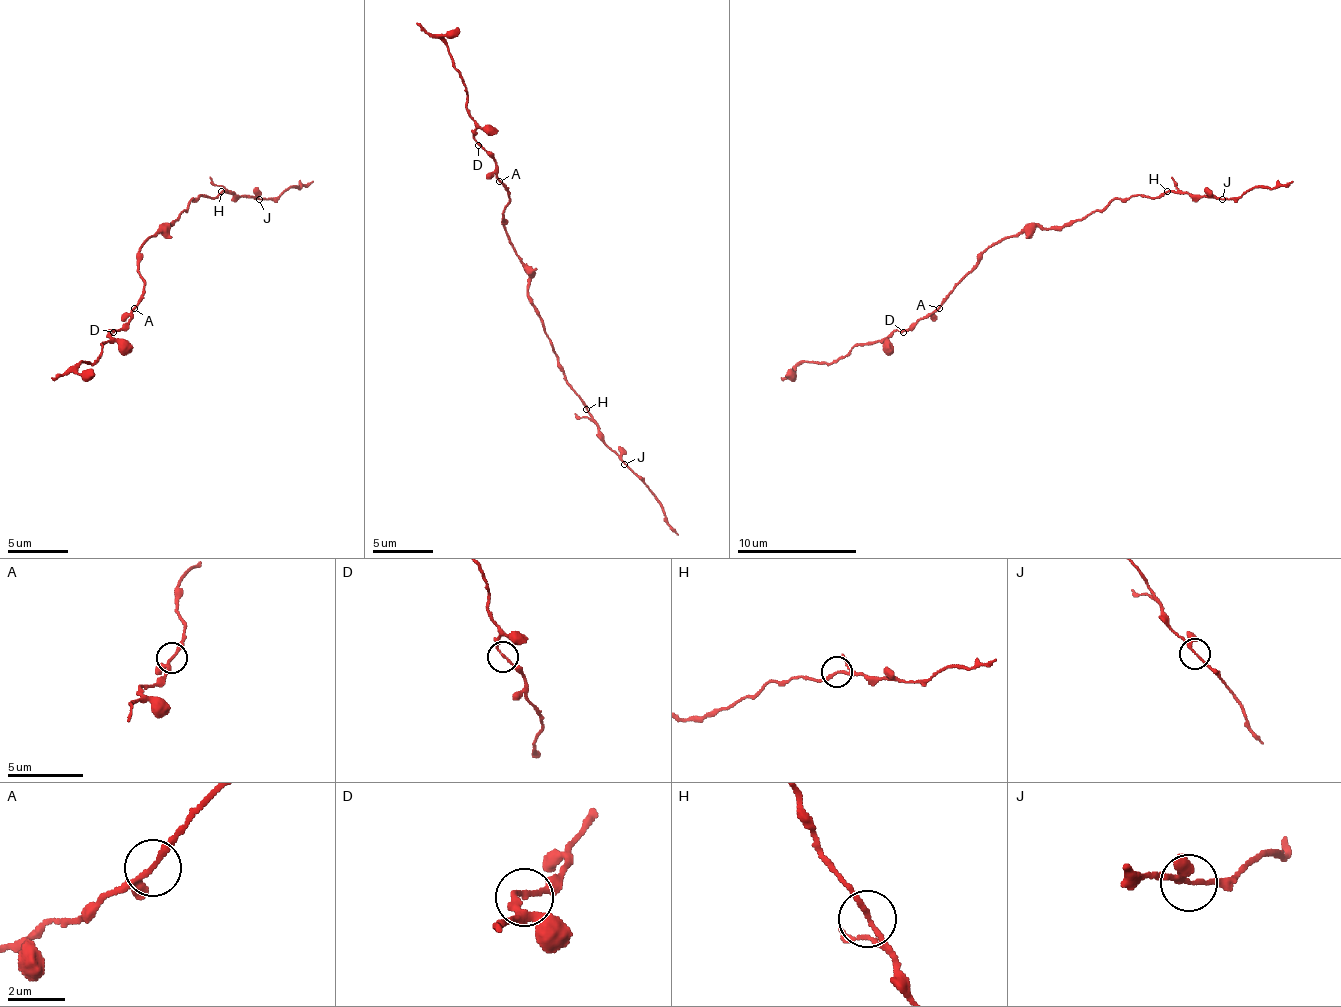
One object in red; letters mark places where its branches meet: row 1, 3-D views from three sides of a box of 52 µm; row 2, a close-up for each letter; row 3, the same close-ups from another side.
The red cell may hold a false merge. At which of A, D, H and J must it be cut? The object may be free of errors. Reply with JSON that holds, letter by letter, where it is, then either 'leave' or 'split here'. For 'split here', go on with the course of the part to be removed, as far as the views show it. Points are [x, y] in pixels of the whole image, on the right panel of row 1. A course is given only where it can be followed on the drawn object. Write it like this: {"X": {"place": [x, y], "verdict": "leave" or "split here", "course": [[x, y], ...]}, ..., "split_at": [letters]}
{"A": {"place": [939, 308], "verdict": "leave"}, "D": {"place": [903, 332], "verdict": "leave"}, "H": {"place": [1167, 191], "verdict": "leave"}, "J": {"place": [1222, 199], "verdict": "leave"}, "split_at": []}

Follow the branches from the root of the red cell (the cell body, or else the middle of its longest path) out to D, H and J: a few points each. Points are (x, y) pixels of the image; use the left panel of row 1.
D: (161, 230), (140, 248), (143, 299), (131, 311), (131, 317), (113, 332)
H: (161, 230), (197, 197), (215, 197), (221, 191)
J: (161, 230), (197, 197), (215, 197), (221, 191), (230, 191), (260, 200)

